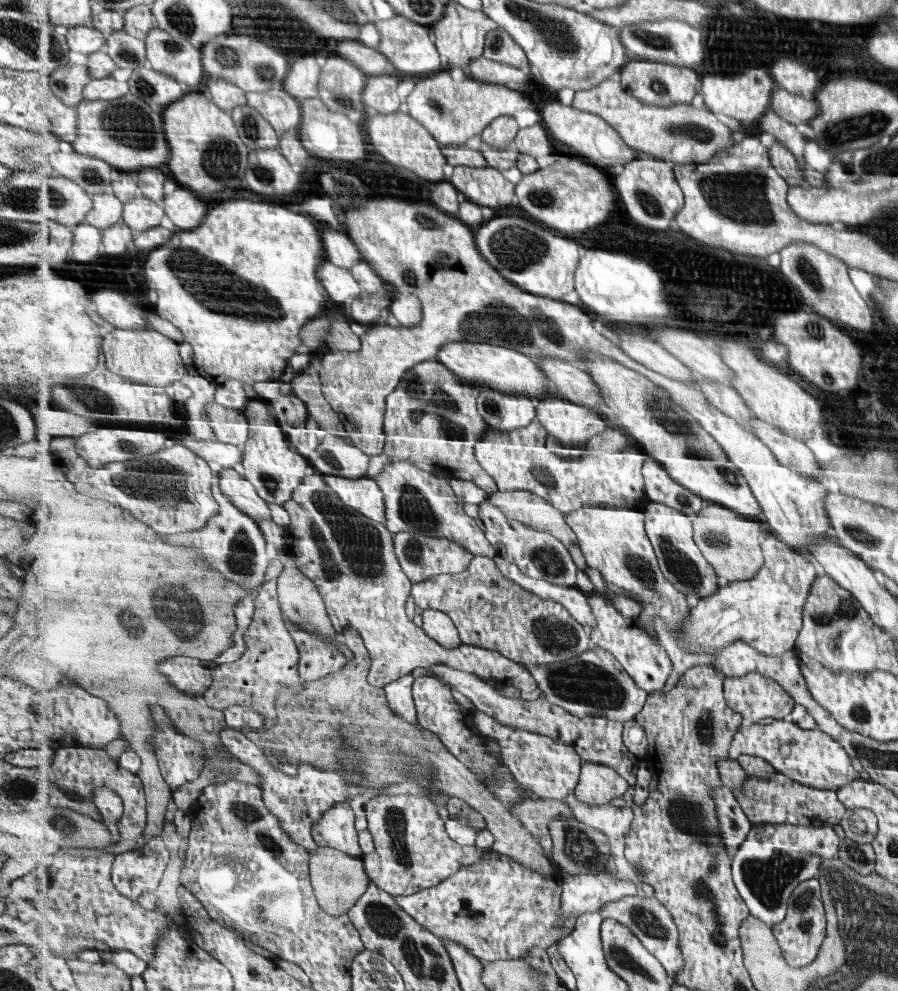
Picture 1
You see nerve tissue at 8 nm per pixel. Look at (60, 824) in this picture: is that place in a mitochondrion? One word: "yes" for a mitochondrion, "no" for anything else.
yes

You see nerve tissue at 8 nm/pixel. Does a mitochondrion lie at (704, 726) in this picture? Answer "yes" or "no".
yes

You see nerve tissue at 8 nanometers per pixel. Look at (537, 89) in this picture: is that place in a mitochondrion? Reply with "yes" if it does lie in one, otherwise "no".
no

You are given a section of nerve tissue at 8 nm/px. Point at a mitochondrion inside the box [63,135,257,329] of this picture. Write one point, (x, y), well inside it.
(90, 175)

